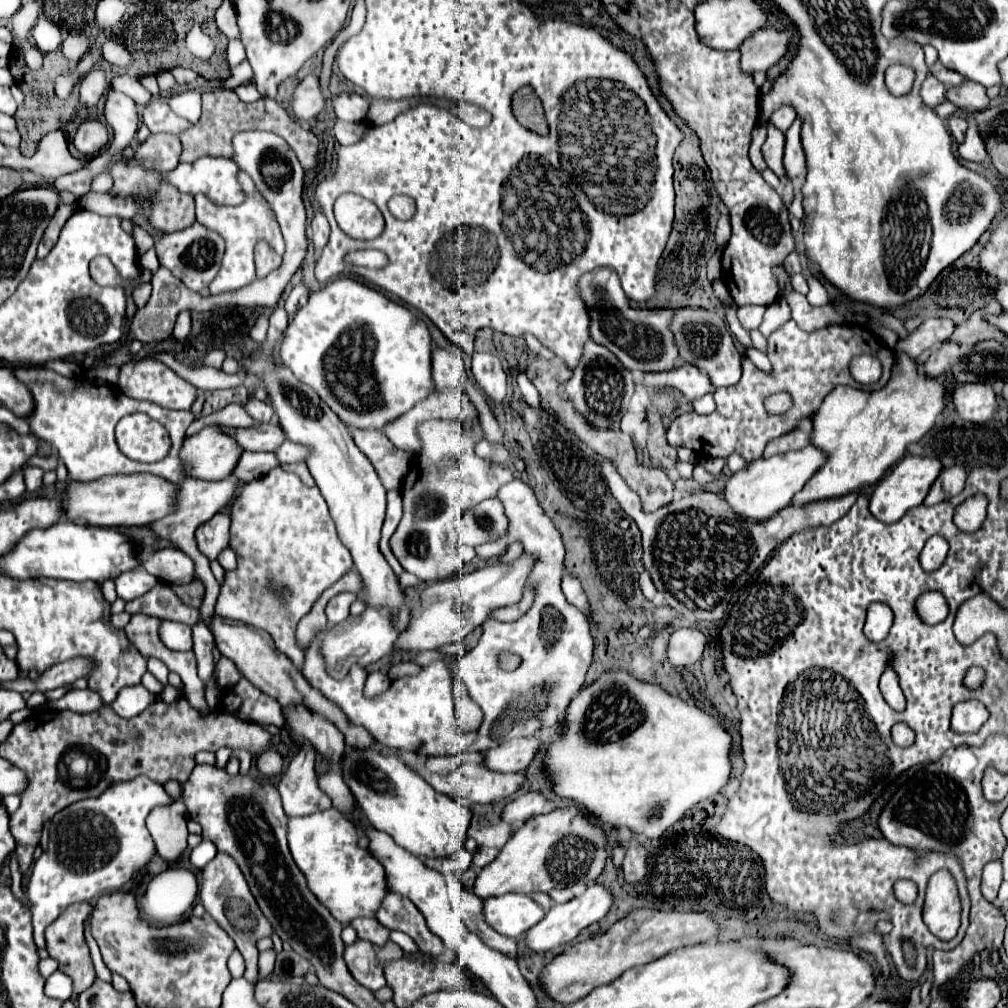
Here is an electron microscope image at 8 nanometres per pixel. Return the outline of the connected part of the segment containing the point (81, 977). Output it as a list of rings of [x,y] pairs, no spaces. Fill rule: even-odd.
[[[90,903],[68,905],[68,909],[64,909],[64,913],[60,913],[60,917],[46,929],[46,949],[48,949],[50,957],[58,961],[58,969],[72,979],[74,993],[82,993],[96,979],[90,951],[88,951],[88,945],[84,939],[84,919],[90,915],[90,911],[92,911]]]

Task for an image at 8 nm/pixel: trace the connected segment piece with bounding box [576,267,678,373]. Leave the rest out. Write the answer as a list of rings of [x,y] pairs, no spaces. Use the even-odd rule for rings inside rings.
[[[608,267],[594,269],[592,273],[580,277],[576,289],[580,291],[580,299],[584,301],[590,315],[590,337],[610,349],[624,363],[624,367],[638,373],[672,369],[674,359],[678,357],[678,349],[668,327],[672,321],[670,309],[650,311],[630,307],[630,301],[620,287],[616,271]]]

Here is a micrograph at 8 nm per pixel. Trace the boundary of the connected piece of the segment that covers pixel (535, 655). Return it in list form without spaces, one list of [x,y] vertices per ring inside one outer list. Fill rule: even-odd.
[[[513,479],[501,486],[498,491],[498,499],[502,501],[502,505],[506,509],[506,517],[510,519],[508,533],[504,537],[500,537],[498,541],[478,545],[476,553],[484,561],[486,559],[494,559],[496,555],[504,555],[508,545],[512,545],[514,541],[520,541],[522,547],[524,547],[524,553],[534,555],[534,559],[536,559],[534,569],[532,569],[532,573],[528,577],[528,585],[534,589],[536,599],[532,603],[532,607],[528,609],[528,613],[522,615],[522,619],[518,619],[514,623],[486,621],[484,623],[484,633],[482,633],[478,645],[472,651],[468,651],[464,657],[456,659],[458,675],[462,677],[470,697],[484,711],[484,723],[482,723],[482,727],[478,731],[474,731],[474,733],[456,731],[454,703],[452,703],[452,673],[450,673],[450,667],[444,661],[436,661],[434,665],[424,667],[424,671],[420,675],[398,679],[382,695],[378,695],[374,699],[366,699],[362,695],[364,681],[366,681],[368,676],[367,672],[364,671],[364,667],[354,665],[350,669],[350,673],[342,681],[338,681],[338,679],[332,679],[324,671],[324,661],[320,659],[320,653],[318,653],[320,639],[316,639],[306,651],[306,661],[304,661],[302,673],[312,683],[312,687],[320,689],[328,699],[332,699],[336,705],[340,705],[340,709],[348,715],[350,723],[366,727],[376,741],[380,741],[380,743],[384,743],[384,745],[388,745],[392,749],[418,751],[418,753],[424,753],[424,755],[456,755],[456,753],[466,753],[466,751],[492,749],[492,747],[496,747],[496,745],[500,745],[500,743],[504,743],[508,739],[514,739],[514,737],[530,737],[542,727],[552,727],[552,725],[560,723],[560,719],[564,717],[564,711],[570,705],[572,697],[584,685],[584,675],[586,675],[586,671],[588,671],[588,667],[592,663],[592,647],[594,647],[594,643],[592,643],[588,619],[584,617],[584,613],[580,613],[580,609],[572,607],[566,601],[566,597],[564,597],[564,593],[560,589],[562,571],[564,571],[564,543],[562,543],[562,537],[560,537],[560,531],[554,527],[550,517],[544,513],[544,509],[538,503],[533,490],[520,479]],[[504,651],[516,653],[522,659],[518,669],[504,671],[500,667],[498,657]]]

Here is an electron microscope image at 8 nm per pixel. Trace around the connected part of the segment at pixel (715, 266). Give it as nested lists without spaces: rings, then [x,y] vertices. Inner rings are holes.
[[[718,250],[717,253],[708,261],[707,263],[707,277],[709,278],[710,281],[713,279],[720,277],[722,274],[722,268],[720,268],[720,251]],[[718,256],[718,258],[716,258]]]

